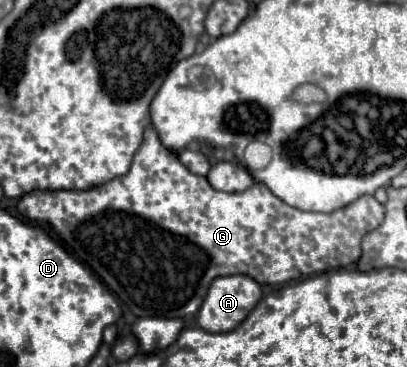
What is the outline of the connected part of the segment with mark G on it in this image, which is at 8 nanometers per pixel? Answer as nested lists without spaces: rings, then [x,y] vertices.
[[[149,125],[145,129],[145,135],[143,135],[143,143],[139,147],[139,151],[135,153],[135,159],[131,163],[131,169],[127,175],[123,177],[117,177],[117,179],[111,179],[103,185],[95,185],[95,187],[89,187],[89,189],[71,189],[71,191],[31,191],[27,195],[23,195],[17,203],[17,209],[21,215],[33,219],[33,221],[39,221],[39,223],[49,223],[61,237],[65,249],[77,257],[81,263],[85,263],[87,267],[91,267],[107,285],[113,293],[117,293],[123,303],[127,303],[127,307],[137,315],[137,317],[167,317],[167,319],[183,319],[183,317],[191,317],[199,311],[201,303],[203,303],[203,297],[207,293],[207,287],[209,283],[215,279],[215,277],[221,277],[221,275],[235,275],[235,273],[243,273],[251,279],[255,279],[259,285],[281,285],[281,283],[287,283],[287,281],[293,281],[293,279],[299,279],[303,275],[315,275],[315,273],[325,273],[325,271],[331,271],[331,269],[345,269],[349,267],[351,263],[357,263],[357,259],[361,257],[361,237],[367,233],[367,231],[373,231],[375,227],[379,227],[383,223],[383,215],[385,215],[385,207],[381,203],[377,203],[377,199],[373,195],[363,195],[359,197],[357,201],[345,205],[343,209],[337,209],[337,211],[331,211],[331,213],[315,213],[315,211],[301,211],[297,207],[291,207],[287,205],[285,201],[281,201],[279,197],[275,197],[263,183],[255,183],[251,185],[247,191],[243,193],[225,193],[225,191],[217,191],[209,185],[209,181],[201,175],[195,175],[191,173],[177,157],[177,153],[169,151],[153,125]]]

